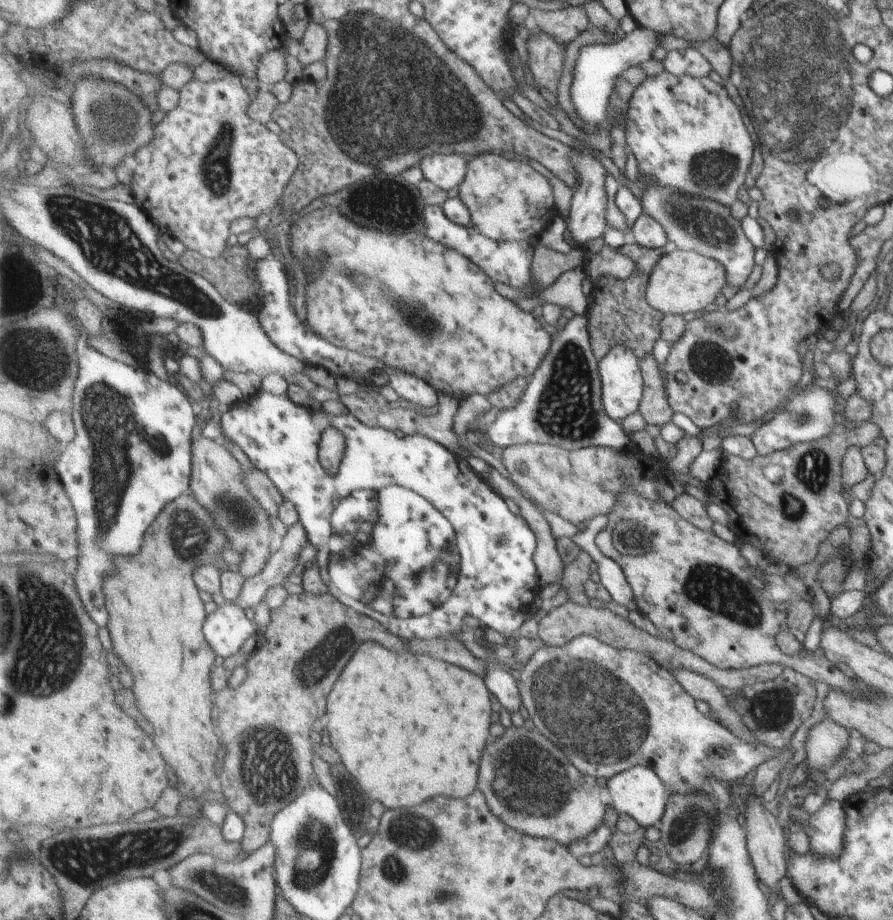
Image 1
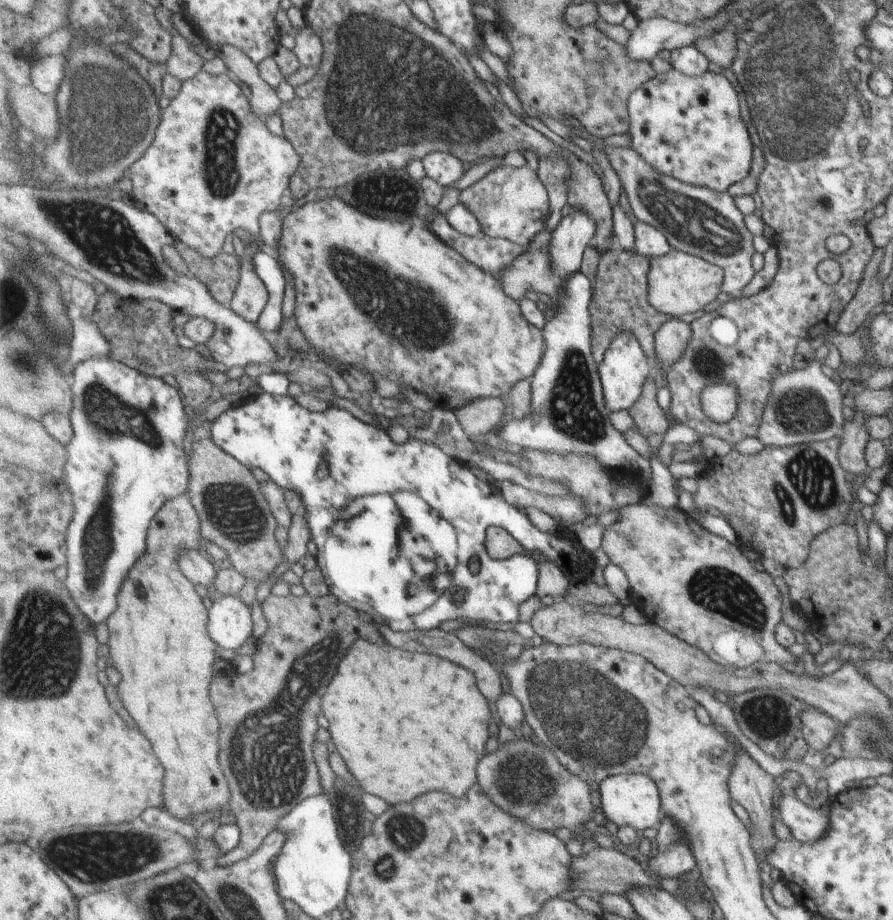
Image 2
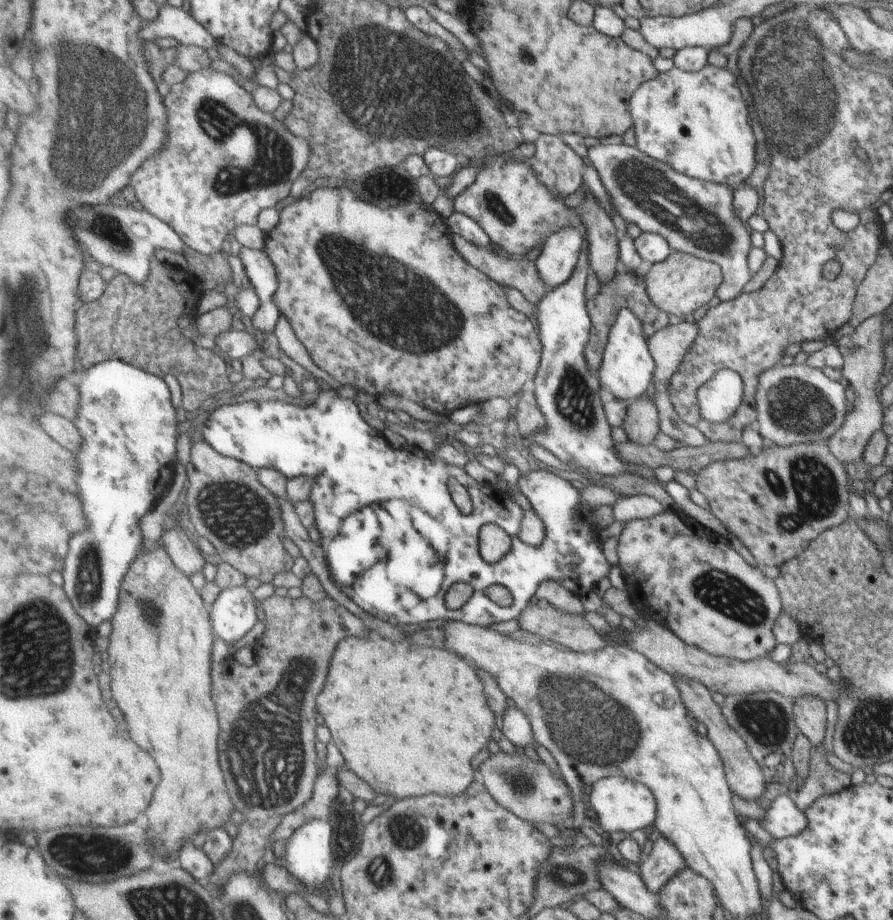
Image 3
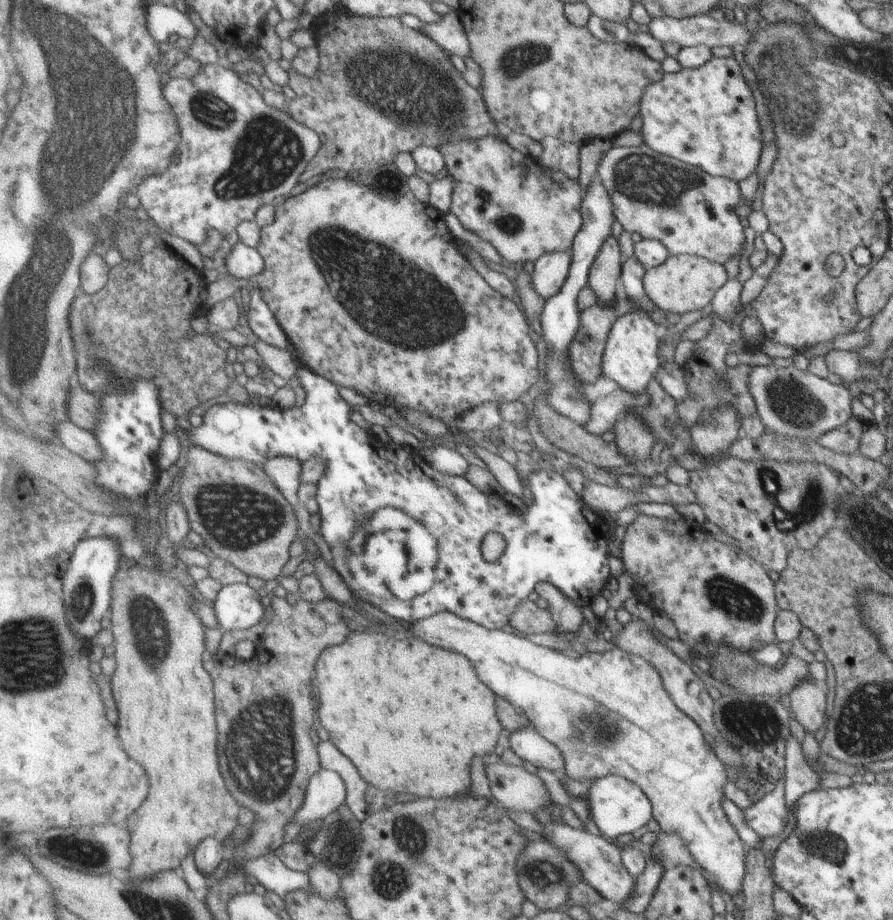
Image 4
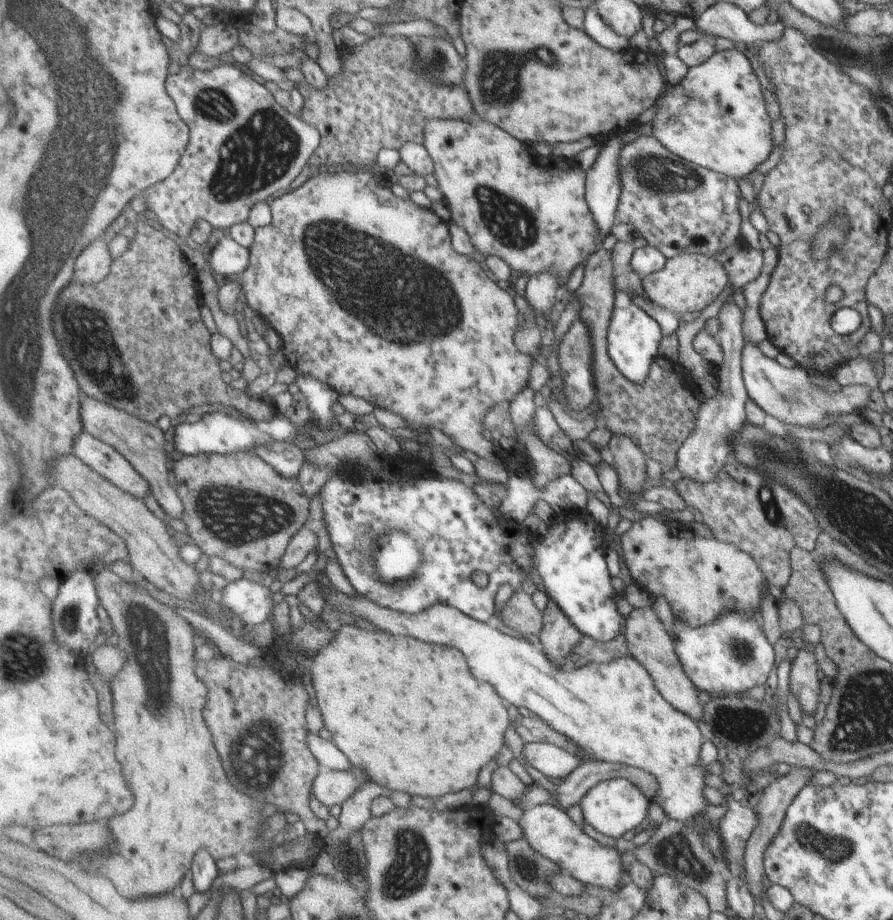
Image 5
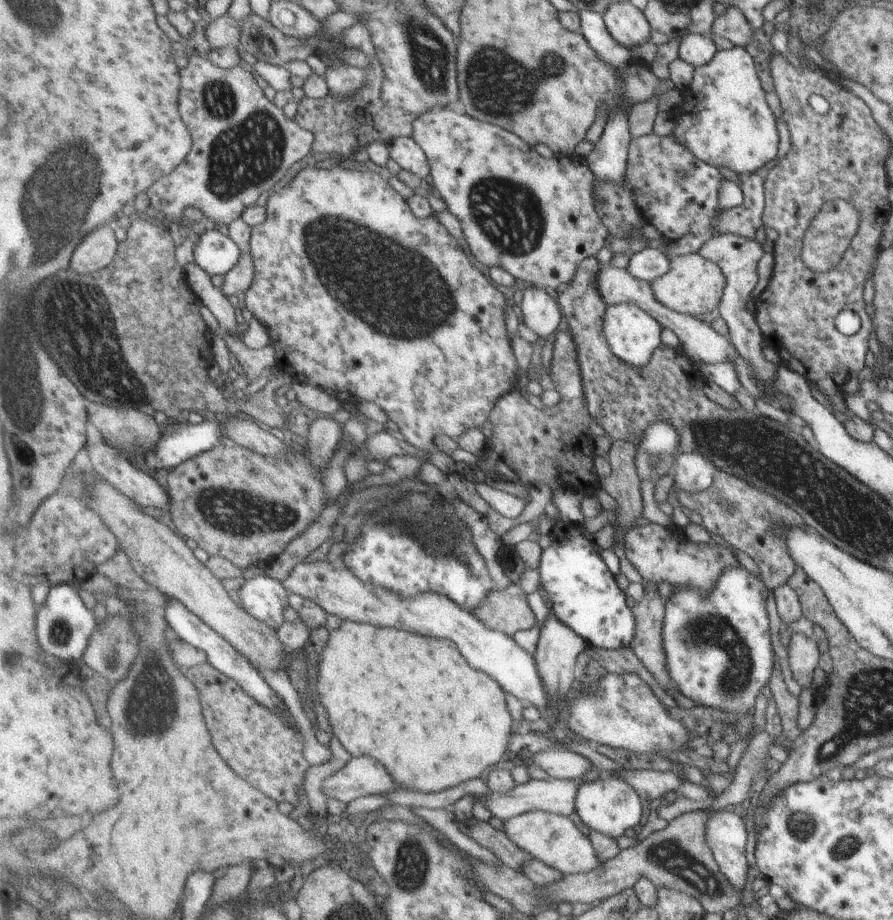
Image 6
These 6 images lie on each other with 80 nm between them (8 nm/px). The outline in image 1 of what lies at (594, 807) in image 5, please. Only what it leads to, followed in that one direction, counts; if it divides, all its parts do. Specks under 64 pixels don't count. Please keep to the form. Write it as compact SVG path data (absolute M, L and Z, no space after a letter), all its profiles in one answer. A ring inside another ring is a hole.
M644 765L610 777L606 784L606 795L608 796L607 802L616 810L617 814L631 816L643 828L657 827L657 822L659 822L659 818L662 818L664 811L663 806L666 806L665 800L669 799L668 794L663 792L663 786L661 786L657 773L654 769Z

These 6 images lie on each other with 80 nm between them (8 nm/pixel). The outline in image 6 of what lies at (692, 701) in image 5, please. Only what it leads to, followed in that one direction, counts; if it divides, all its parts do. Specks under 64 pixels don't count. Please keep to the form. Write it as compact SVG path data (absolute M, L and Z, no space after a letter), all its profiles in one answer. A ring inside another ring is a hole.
M655 581L644 582L644 596L633 606L637 632L632 650L665 692L666 688L678 692L678 687L672 683L664 668L665 654L660 637L664 604L659 597Z

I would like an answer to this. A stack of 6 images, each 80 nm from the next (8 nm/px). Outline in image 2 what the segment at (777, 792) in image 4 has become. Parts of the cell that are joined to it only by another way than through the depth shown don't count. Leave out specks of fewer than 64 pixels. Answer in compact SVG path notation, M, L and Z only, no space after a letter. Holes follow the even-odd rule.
M783 795L775 801L775 810L779 813L779 820L791 836L798 842L815 842L823 838L823 832L829 830L829 801L823 800L818 808L811 808L802 804L794 796Z

